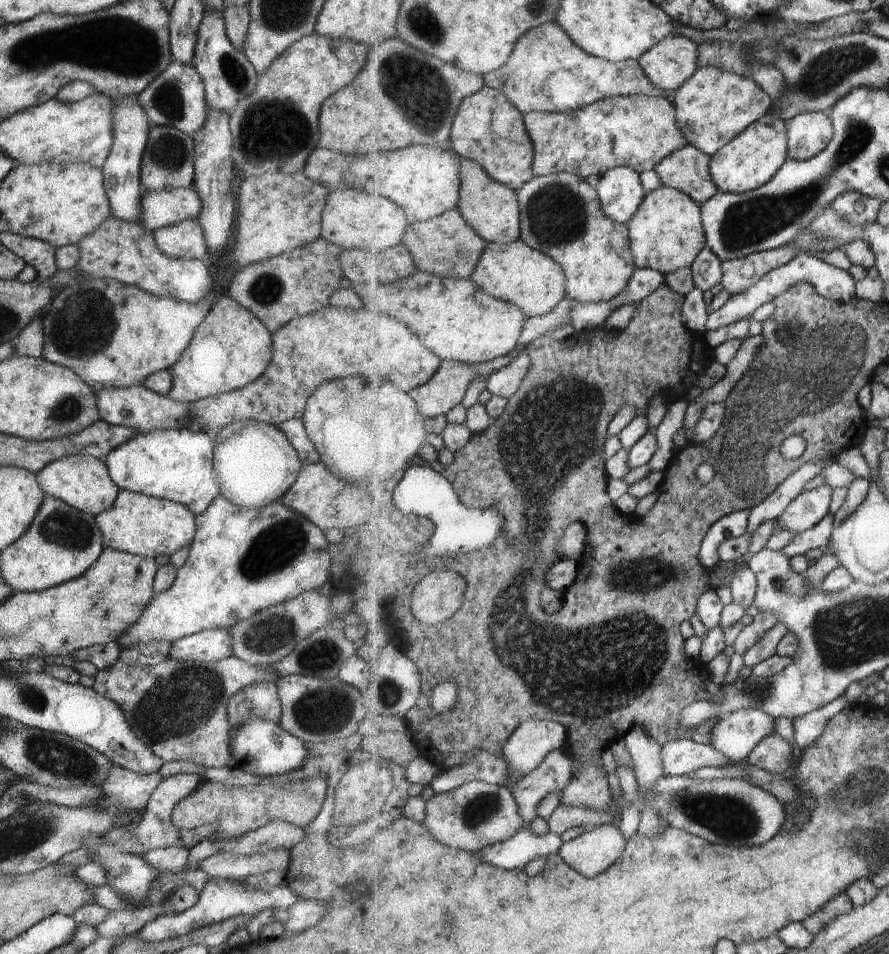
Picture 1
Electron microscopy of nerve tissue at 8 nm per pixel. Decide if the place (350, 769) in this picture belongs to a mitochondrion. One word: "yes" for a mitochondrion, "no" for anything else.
no

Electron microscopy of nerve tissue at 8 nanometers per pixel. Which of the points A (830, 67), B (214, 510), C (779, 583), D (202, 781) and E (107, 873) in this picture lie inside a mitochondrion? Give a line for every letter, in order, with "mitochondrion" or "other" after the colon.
A: mitochondrion
B: other
C: mitochondrion
D: other
E: other

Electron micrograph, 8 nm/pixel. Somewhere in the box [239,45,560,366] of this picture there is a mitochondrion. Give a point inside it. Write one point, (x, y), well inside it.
(429, 103)

